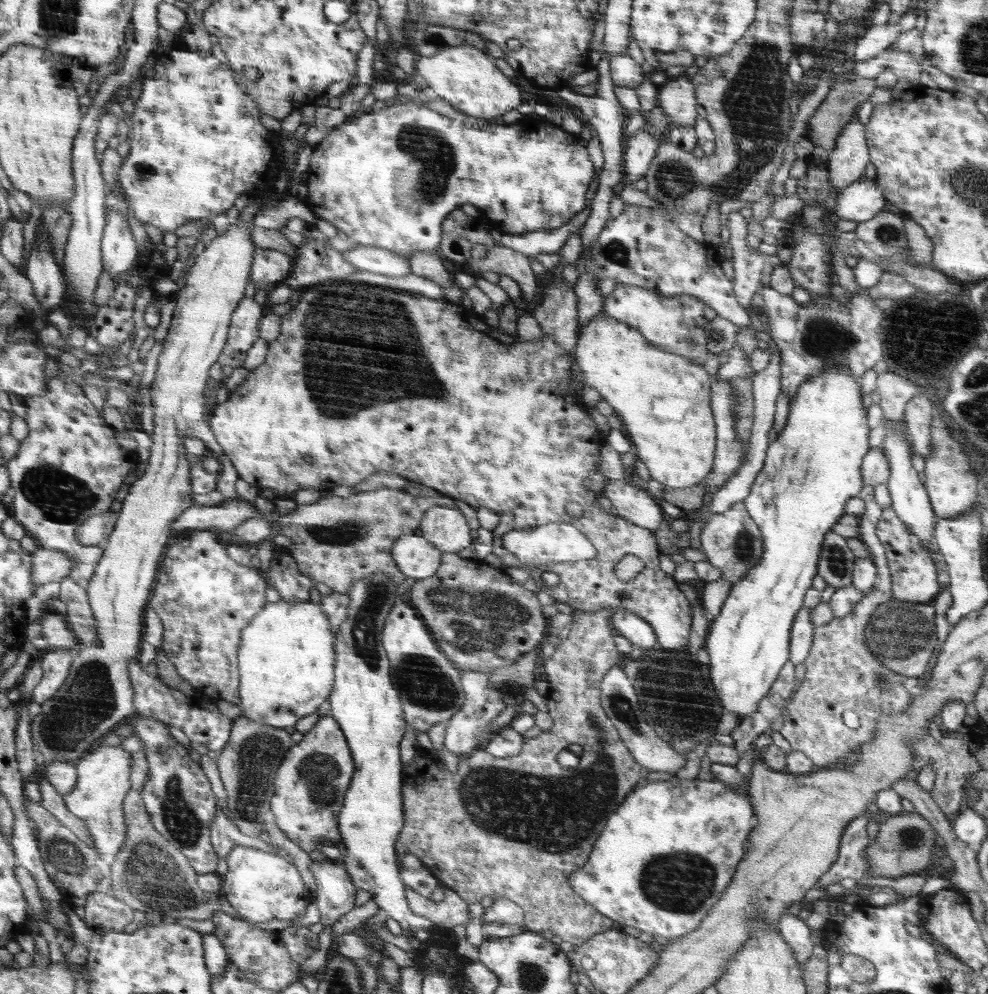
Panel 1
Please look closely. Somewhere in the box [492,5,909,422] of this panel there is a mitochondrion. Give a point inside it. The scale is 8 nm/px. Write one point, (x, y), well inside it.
(753, 101)

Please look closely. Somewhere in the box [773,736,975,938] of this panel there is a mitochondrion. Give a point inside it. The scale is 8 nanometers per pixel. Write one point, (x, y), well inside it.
(908, 839)

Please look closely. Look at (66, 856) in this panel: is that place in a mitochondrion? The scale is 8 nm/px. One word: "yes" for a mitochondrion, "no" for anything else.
yes

